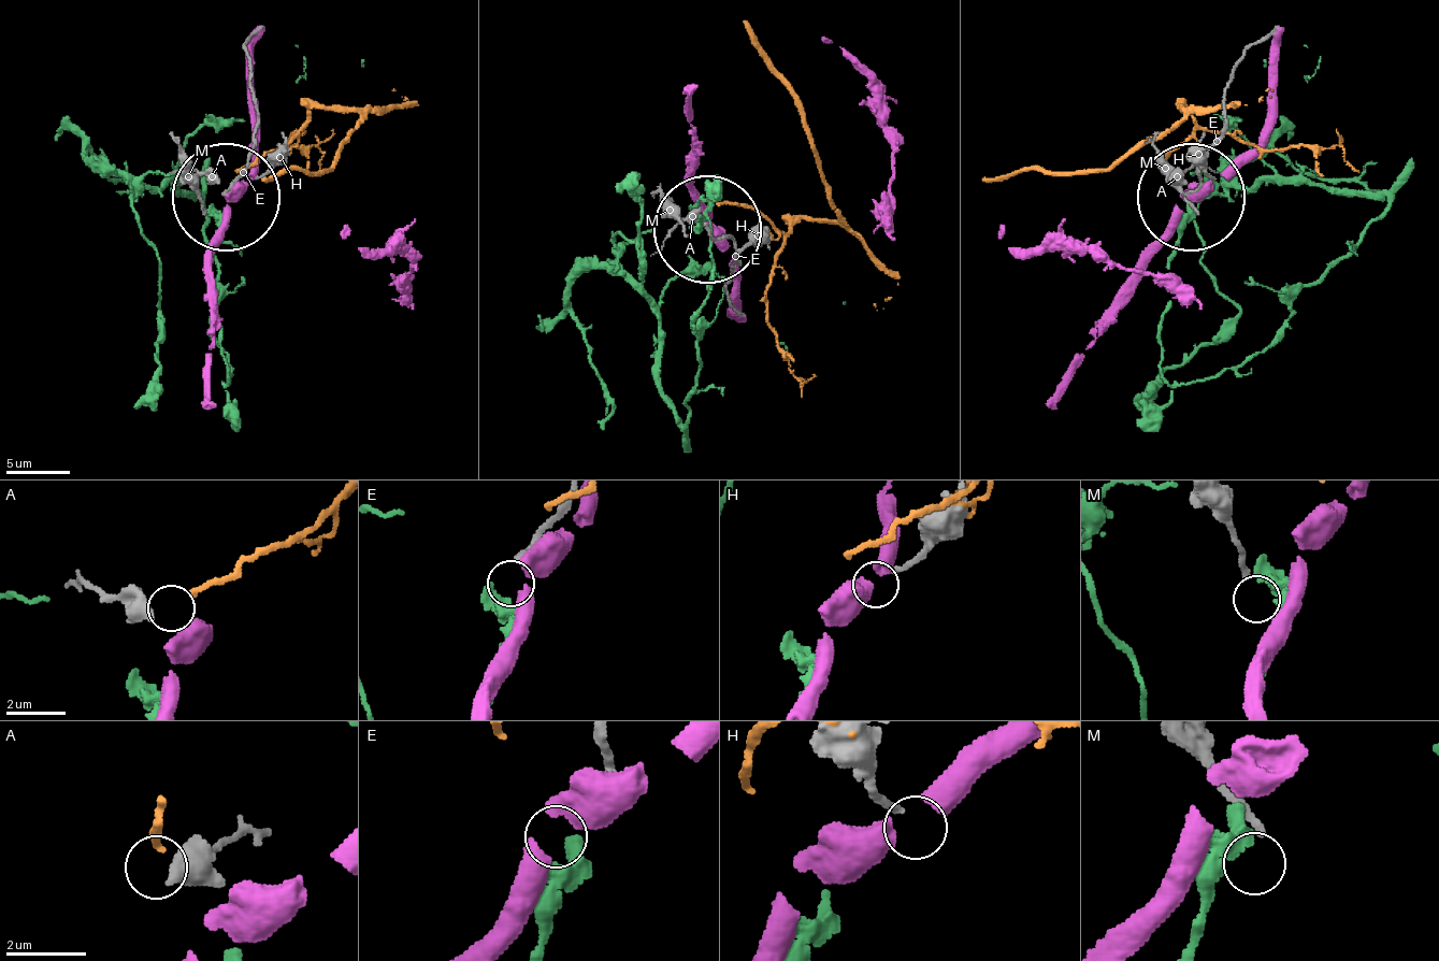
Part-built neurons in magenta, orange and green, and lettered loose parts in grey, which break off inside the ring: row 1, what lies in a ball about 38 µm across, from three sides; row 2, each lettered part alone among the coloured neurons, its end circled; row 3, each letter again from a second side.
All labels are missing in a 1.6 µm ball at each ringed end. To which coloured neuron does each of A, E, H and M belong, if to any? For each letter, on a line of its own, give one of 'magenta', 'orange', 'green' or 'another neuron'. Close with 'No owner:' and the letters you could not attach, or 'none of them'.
A: orange
E: another neuron
H: another neuron
M: another neuron
No owner: E, H, M

